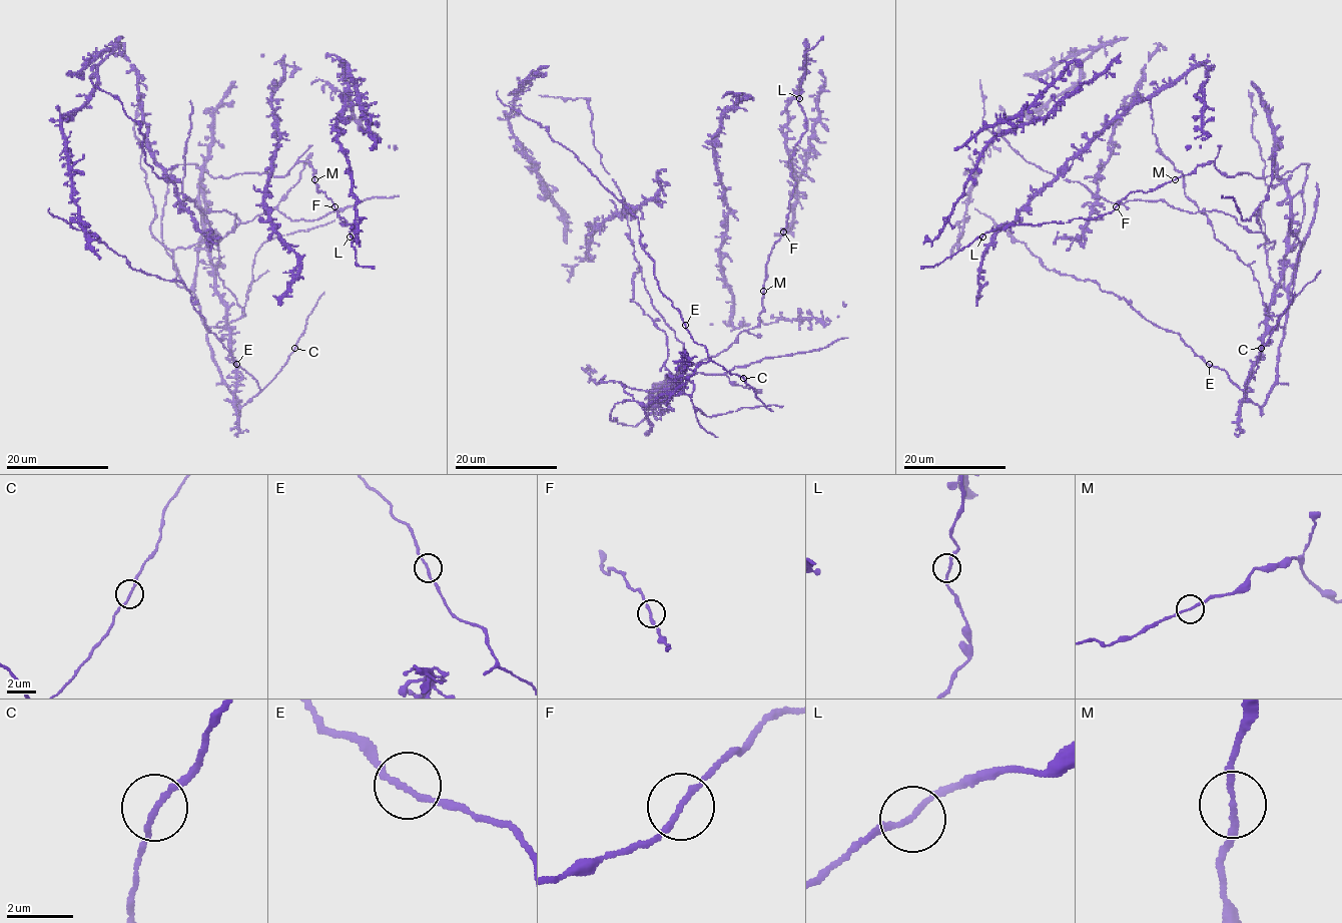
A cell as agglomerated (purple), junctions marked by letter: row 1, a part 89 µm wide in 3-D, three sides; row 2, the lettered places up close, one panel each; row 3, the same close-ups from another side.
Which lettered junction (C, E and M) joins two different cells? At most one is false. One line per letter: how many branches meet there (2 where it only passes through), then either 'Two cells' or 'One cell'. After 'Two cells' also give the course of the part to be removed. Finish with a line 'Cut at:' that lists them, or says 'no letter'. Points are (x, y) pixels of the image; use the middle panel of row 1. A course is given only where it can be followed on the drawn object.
C: Branches: 2. One cell
E: Branches: 2. One cell
M: Branches: 2. One cell
Cut at: no letter

